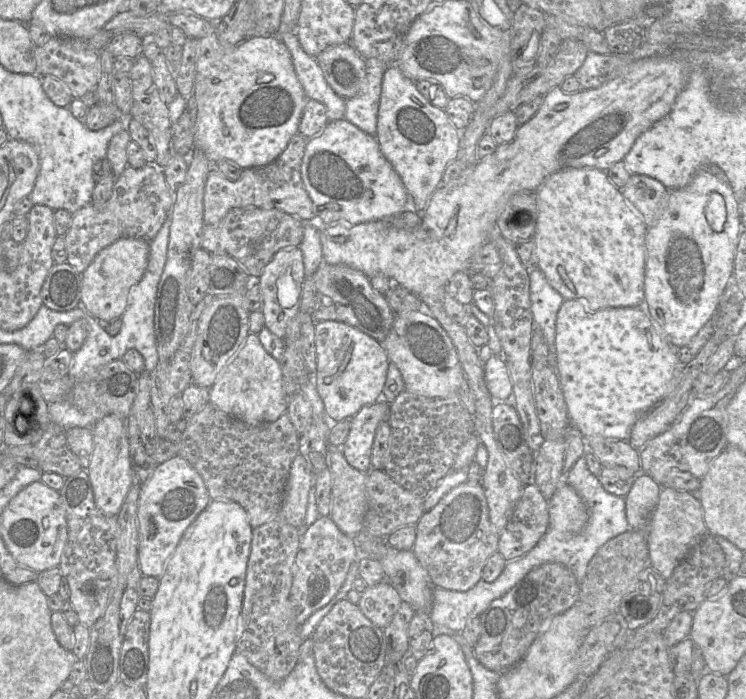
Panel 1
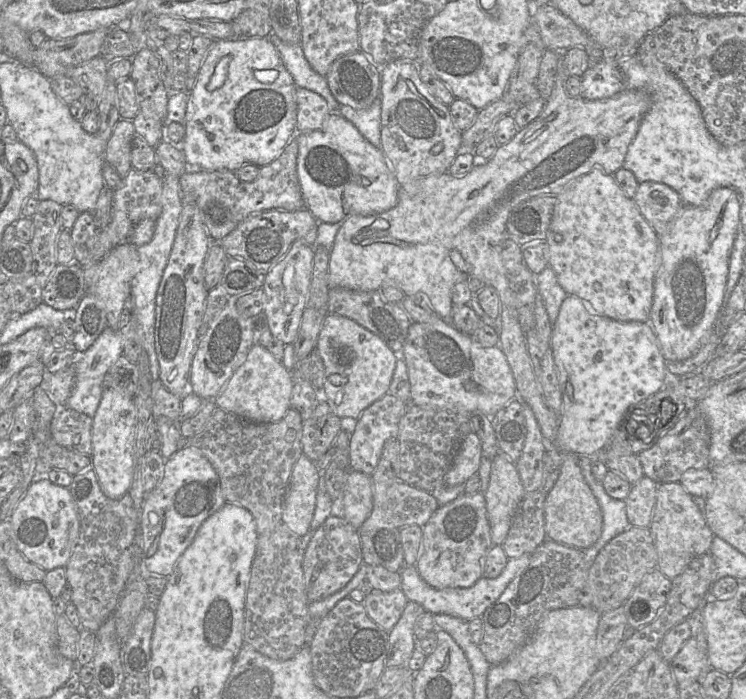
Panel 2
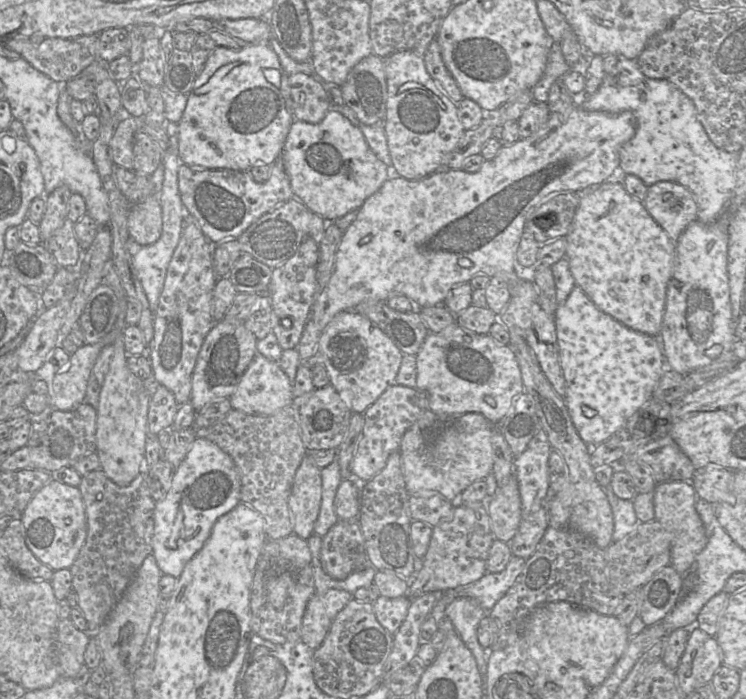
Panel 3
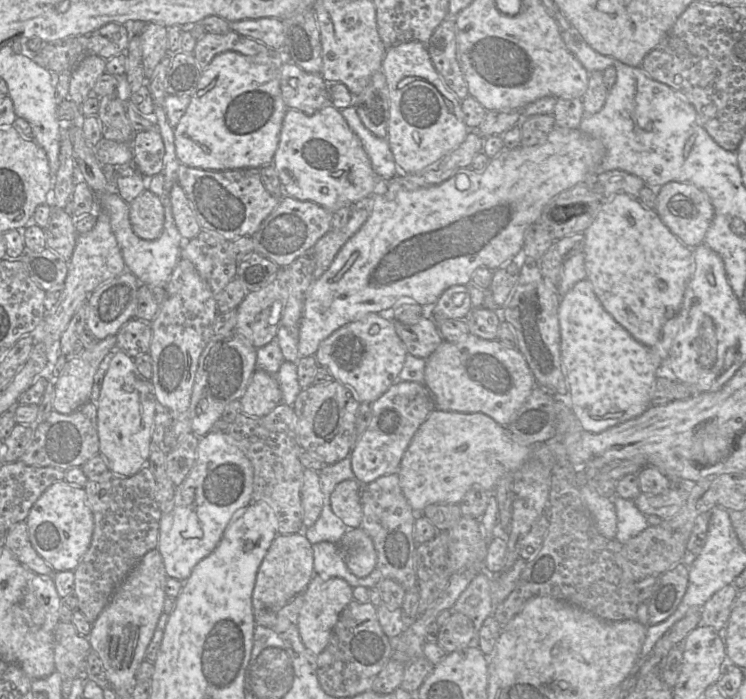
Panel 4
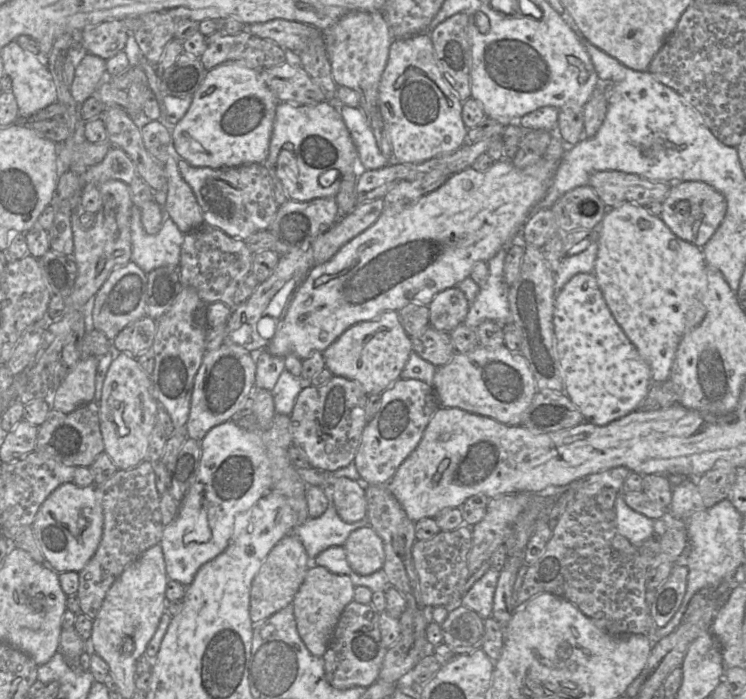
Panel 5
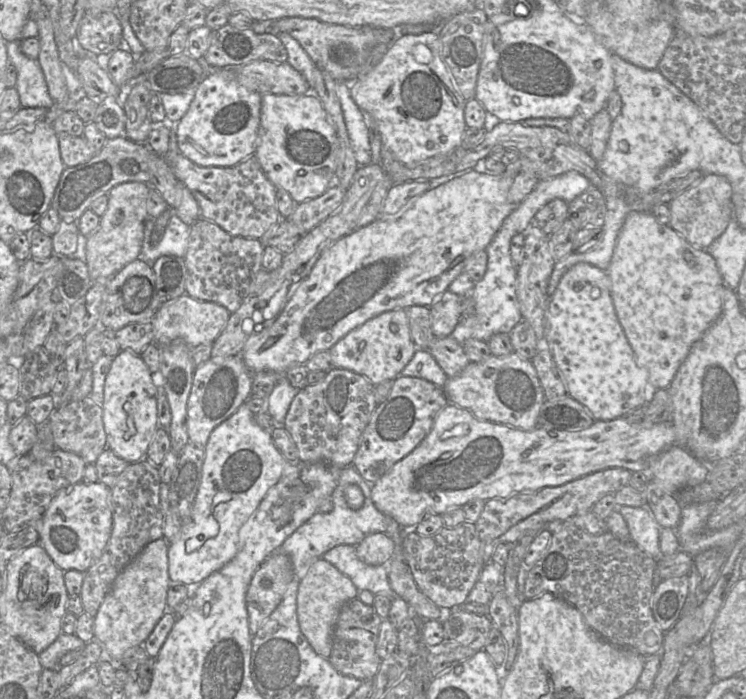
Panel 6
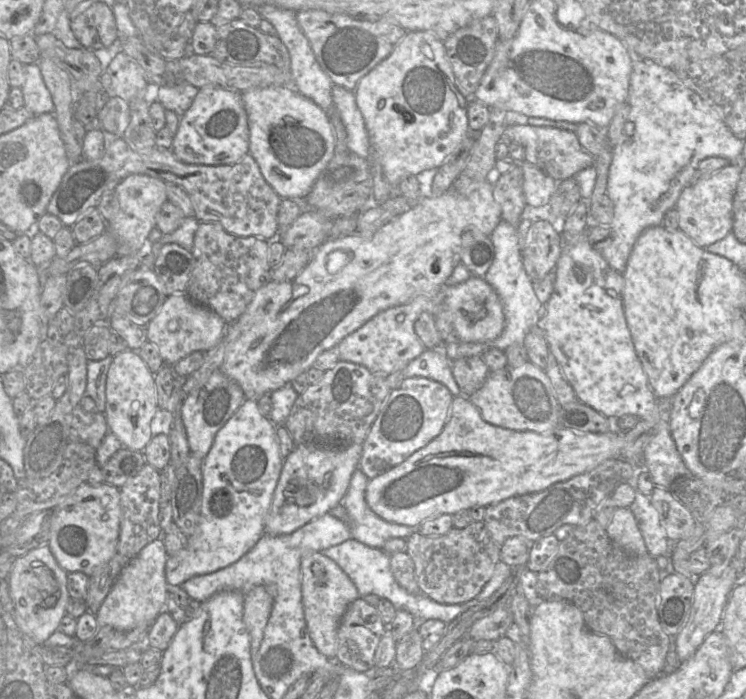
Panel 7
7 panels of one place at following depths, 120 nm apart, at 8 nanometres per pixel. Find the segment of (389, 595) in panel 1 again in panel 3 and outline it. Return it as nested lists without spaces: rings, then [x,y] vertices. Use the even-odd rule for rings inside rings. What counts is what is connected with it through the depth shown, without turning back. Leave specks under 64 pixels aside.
[[[380,595],[372,606],[377,621],[393,635],[404,622],[410,603],[411,599],[407,595],[397,598]]]

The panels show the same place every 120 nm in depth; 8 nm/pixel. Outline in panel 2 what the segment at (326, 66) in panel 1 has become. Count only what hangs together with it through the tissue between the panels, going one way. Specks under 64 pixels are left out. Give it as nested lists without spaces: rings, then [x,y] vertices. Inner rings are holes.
[[[361,50],[339,56],[325,78],[340,105],[366,109],[380,96],[381,67]]]

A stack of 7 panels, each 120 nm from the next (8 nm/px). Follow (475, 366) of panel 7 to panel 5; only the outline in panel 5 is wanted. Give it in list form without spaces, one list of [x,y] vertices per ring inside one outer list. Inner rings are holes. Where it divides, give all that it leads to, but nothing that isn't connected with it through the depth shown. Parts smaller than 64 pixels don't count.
[[[429,326],[420,337],[410,338],[413,351],[437,368],[447,364],[456,353],[449,333]]]

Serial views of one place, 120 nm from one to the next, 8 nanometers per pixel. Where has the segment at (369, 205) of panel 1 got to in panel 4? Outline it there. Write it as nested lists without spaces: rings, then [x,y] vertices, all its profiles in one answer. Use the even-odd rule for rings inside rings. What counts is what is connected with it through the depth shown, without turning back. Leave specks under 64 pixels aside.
[[[330,103],[313,115],[306,115],[294,109],[286,111],[272,165],[285,195],[297,200],[315,202],[331,212],[344,206],[365,204],[367,199],[386,182],[381,181],[374,172],[360,138],[349,127],[341,111]]]

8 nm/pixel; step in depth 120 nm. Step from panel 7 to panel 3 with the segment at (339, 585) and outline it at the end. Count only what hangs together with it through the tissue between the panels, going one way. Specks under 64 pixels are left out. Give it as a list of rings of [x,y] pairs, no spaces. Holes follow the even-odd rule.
[[[329,589],[324,593],[314,593],[309,599],[301,624],[301,640],[312,650],[323,642],[330,626],[352,594],[341,589]]]

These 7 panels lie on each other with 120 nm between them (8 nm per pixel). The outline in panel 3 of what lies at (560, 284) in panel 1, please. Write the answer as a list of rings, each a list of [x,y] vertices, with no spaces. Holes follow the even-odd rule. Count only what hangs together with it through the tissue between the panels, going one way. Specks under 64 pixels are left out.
[[[621,177],[586,187],[567,238],[566,256],[579,286],[603,312],[626,327],[658,337],[676,243],[654,220],[643,202],[632,197]]]

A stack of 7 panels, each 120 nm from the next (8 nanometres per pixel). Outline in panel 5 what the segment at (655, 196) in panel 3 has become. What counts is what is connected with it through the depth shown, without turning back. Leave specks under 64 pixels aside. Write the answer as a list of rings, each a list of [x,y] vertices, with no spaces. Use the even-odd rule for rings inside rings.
[[[684,181],[672,184],[663,201],[660,216],[670,230],[679,238],[703,248],[722,223],[726,211],[725,197],[711,185],[702,181]]]

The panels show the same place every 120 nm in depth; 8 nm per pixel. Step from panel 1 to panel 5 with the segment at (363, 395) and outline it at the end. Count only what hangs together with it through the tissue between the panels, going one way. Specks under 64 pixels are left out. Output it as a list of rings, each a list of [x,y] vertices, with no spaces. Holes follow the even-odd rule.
[[[386,311],[377,318],[348,328],[322,354],[325,367],[333,375],[356,381],[367,395],[382,394],[396,380],[413,351],[412,340],[400,323],[397,311]]]

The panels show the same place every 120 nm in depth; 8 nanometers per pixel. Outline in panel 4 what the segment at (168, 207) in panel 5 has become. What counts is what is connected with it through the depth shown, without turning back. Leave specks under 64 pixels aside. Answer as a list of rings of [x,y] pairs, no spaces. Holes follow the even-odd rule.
[[[179,183],[171,188],[170,202],[176,226],[183,239],[186,241],[195,238],[202,228],[196,219],[190,200]]]

